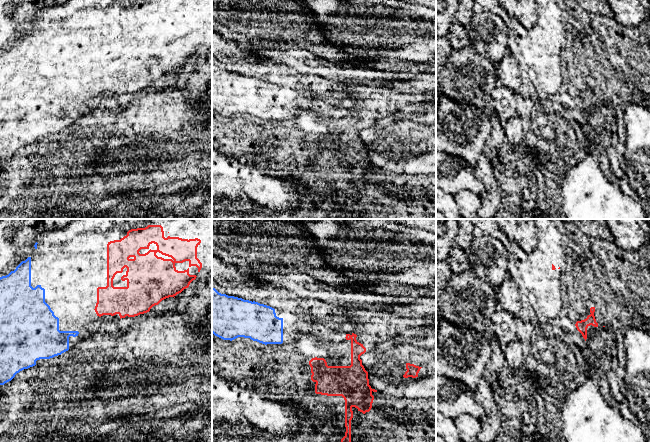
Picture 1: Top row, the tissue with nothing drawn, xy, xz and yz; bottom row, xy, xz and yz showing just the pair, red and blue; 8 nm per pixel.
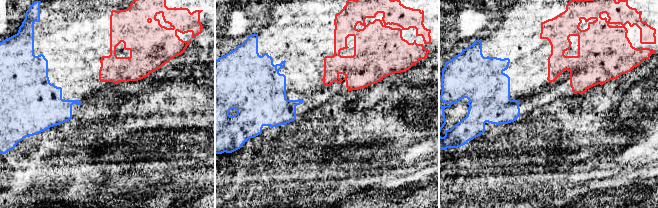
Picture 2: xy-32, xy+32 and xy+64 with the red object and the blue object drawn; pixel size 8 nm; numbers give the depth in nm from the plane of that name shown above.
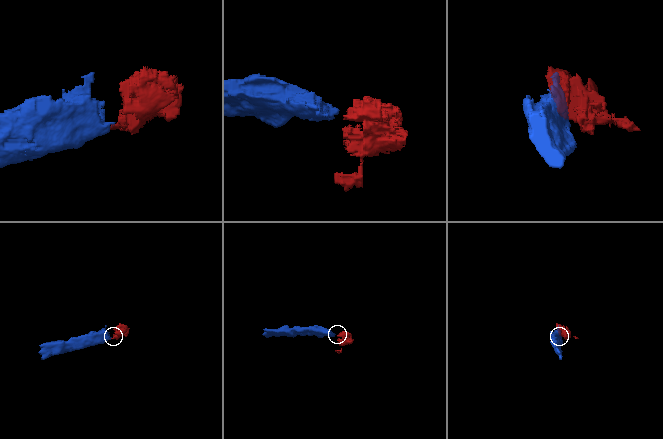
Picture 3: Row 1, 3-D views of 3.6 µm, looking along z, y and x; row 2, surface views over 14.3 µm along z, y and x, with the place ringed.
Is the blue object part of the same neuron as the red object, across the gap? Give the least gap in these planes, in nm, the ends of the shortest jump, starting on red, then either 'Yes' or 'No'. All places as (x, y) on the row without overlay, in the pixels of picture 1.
Distance 200 nm. Across: xy (97, 91), (78, 108). Yes

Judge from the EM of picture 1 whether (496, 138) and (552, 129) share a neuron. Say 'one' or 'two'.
one

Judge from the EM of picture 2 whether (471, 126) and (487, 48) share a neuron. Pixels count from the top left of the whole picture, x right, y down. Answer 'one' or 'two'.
one

